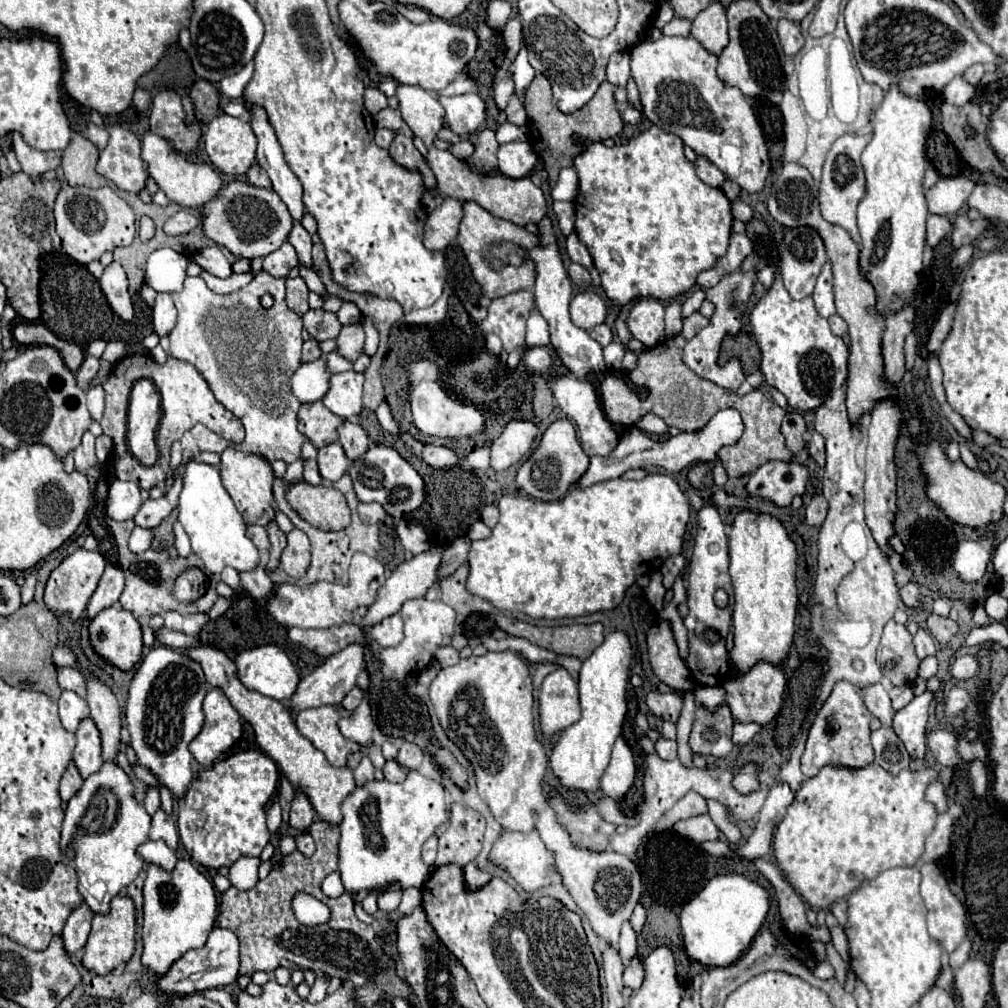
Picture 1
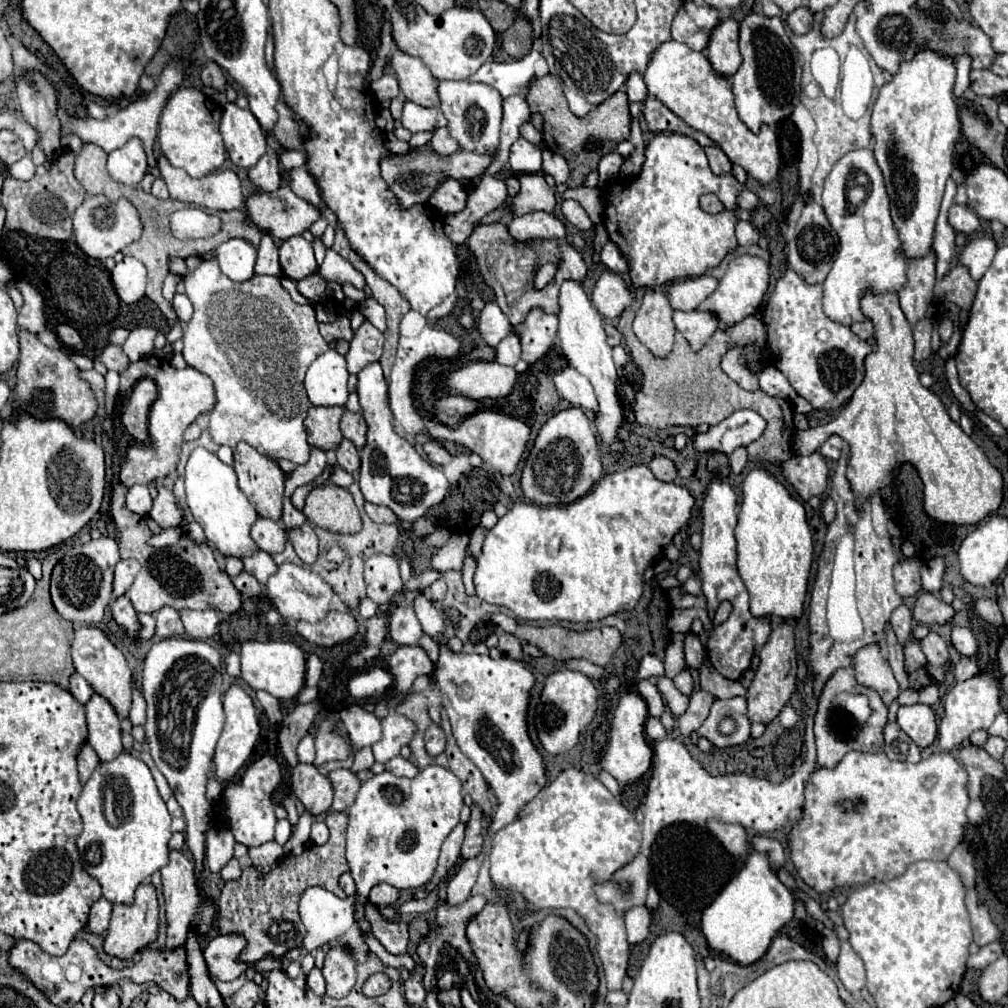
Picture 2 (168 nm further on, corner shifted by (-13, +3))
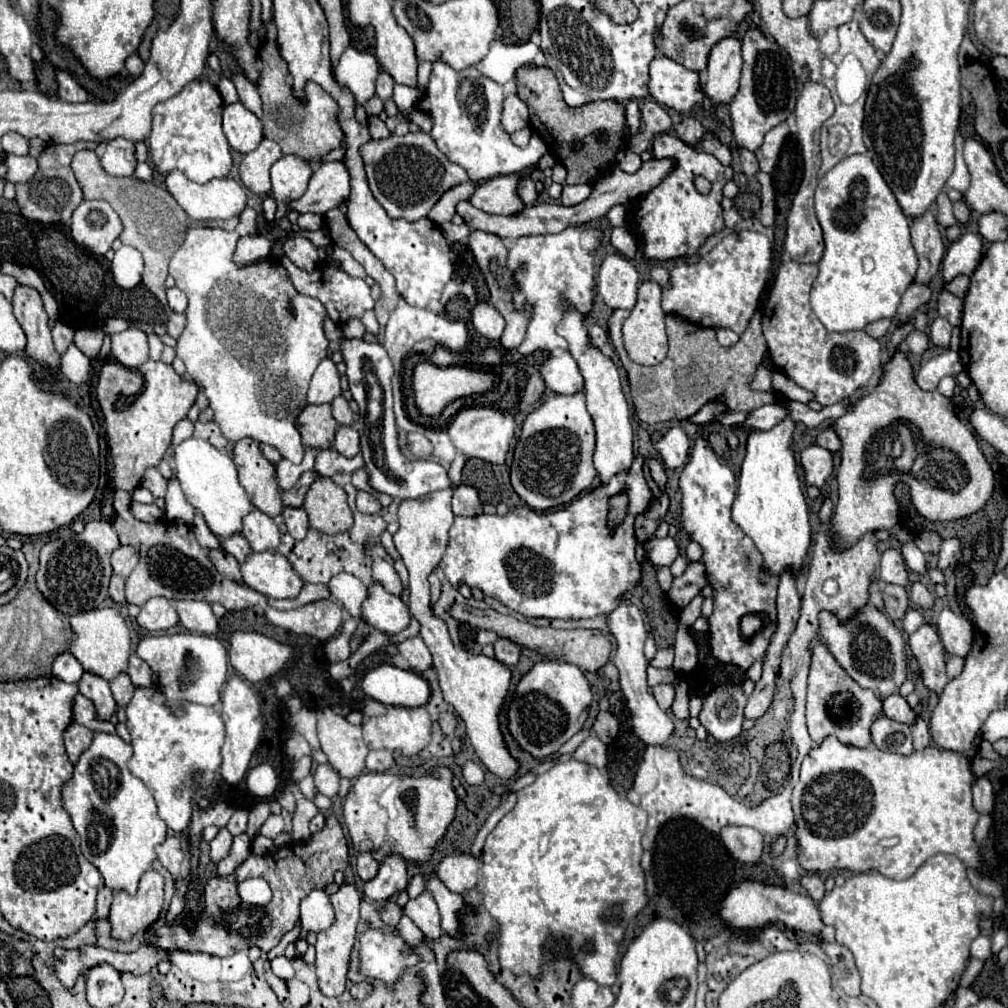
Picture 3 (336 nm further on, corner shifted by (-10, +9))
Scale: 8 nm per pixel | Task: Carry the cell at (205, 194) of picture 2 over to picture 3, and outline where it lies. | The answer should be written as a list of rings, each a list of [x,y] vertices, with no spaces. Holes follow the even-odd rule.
[[[170,172],[166,176],[166,186],[168,192],[176,198],[176,202],[184,208],[184,212],[198,222],[210,222],[210,220],[228,220],[232,216],[238,216],[244,208],[246,208],[246,190],[242,184],[238,184],[232,178],[216,178],[210,180],[208,184],[200,186],[190,182],[186,176],[182,176],[182,172]]]

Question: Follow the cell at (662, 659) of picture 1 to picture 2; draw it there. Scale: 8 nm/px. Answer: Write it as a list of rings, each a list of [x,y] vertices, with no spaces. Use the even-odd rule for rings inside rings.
[[[683,668],[675,678],[673,678],[675,686],[683,692],[683,694],[691,694],[693,692],[693,678],[691,678],[691,672],[687,668]]]

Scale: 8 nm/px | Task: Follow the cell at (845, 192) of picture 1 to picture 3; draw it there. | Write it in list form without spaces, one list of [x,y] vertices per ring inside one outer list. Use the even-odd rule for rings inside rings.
[[[864,154],[848,156],[838,162],[826,176],[820,178],[816,188],[816,218],[824,232],[824,256],[818,262],[818,276],[812,284],[810,306],[818,320],[830,332],[864,330],[866,324],[880,318],[894,318],[900,298],[914,282],[918,258],[910,242],[910,218],[904,216],[894,192],[884,182],[880,170]]]

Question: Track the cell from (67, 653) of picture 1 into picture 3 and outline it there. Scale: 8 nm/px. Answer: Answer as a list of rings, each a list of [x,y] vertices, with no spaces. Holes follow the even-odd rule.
[[[96,608],[90,612],[76,614],[70,618],[70,626],[74,632],[70,652],[76,656],[76,660],[84,666],[86,672],[94,672],[106,680],[112,680],[116,674],[128,668],[130,630],[116,608]]]

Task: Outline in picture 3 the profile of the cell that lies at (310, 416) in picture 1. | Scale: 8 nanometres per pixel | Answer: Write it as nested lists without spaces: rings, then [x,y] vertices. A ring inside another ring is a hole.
[[[308,404],[302,414],[296,418],[296,428],[302,436],[302,444],[310,448],[332,448],[336,434],[336,420],[332,418],[330,404]]]

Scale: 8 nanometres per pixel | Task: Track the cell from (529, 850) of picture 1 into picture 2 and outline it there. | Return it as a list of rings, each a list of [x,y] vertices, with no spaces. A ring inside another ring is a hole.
[[[563,770],[545,786],[519,814],[515,822],[493,836],[491,878],[495,884],[521,892],[535,908],[575,908],[599,938],[599,956],[609,990],[621,990],[627,964],[629,942],[623,916],[611,904],[601,904],[593,894],[593,884],[607,880],[617,868],[627,864],[641,846],[641,826],[595,776],[583,770]]]

